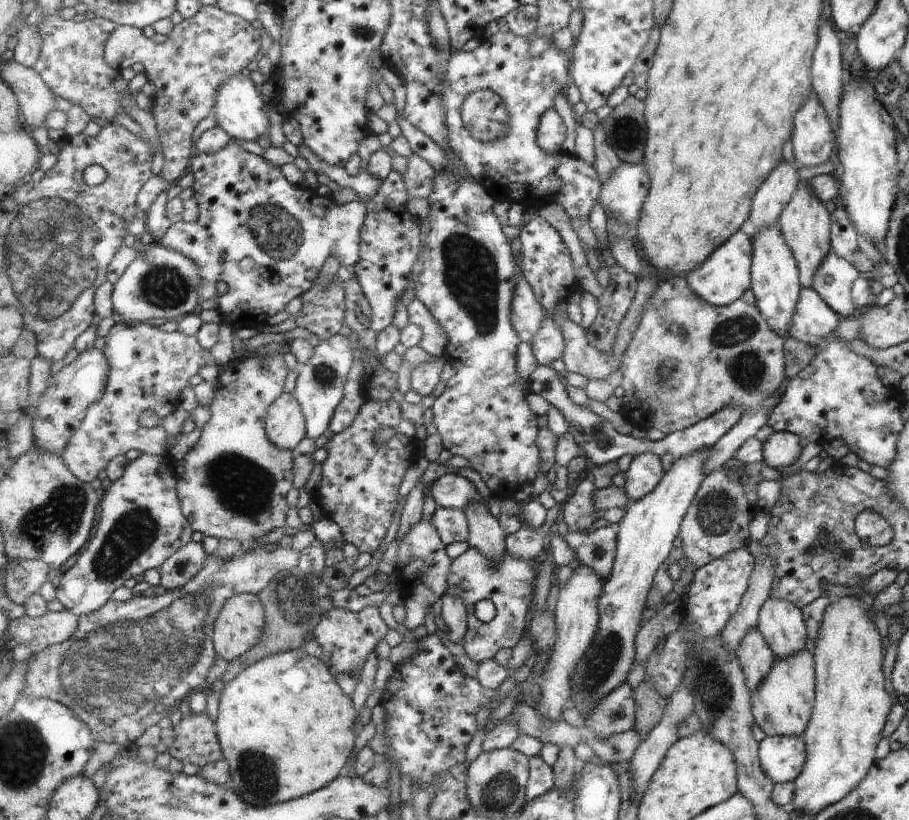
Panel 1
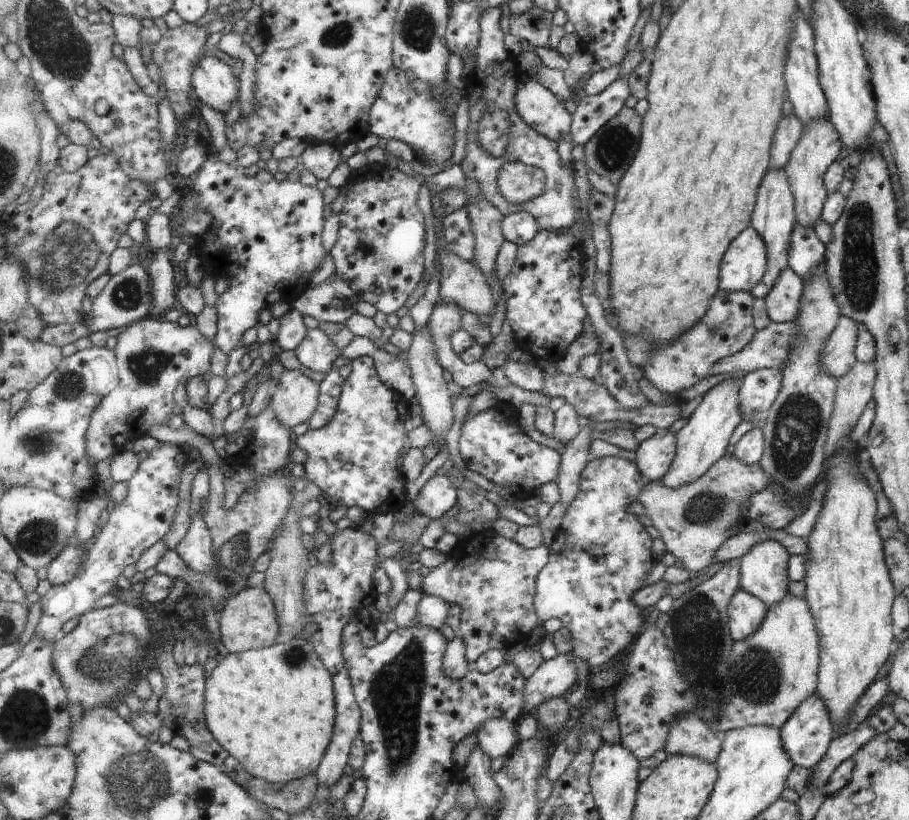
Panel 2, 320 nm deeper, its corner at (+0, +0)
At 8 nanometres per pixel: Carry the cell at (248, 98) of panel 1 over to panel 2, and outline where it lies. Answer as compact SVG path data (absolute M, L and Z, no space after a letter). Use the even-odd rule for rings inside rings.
M213 55L203 58L199 62L195 72L193 72L193 87L200 99L200 102L205 104L208 108L226 114L230 108L235 104L236 100L240 101L240 79L235 77L233 70L229 64L225 64L223 60L214 57Z

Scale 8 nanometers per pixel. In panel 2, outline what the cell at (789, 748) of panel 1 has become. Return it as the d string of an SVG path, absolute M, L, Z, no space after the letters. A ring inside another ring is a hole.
M809 694L807 700L797 706L792 717L779 728L781 746L784 748L787 758L793 766L811 769L820 763L821 758L828 753L828 747L832 742L832 722L829 722L829 713L825 704L817 694Z

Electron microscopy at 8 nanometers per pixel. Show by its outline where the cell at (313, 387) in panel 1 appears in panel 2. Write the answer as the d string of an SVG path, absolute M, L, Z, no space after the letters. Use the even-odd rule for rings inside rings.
M321 328L309 329L306 340L296 350L303 368L323 373L325 377L333 370L331 368L340 354L339 348Z

